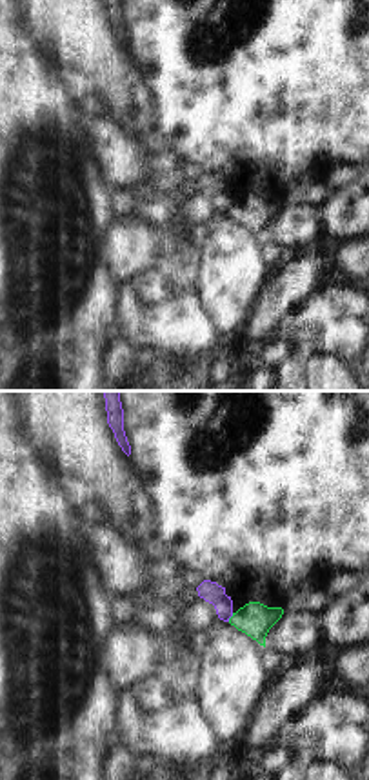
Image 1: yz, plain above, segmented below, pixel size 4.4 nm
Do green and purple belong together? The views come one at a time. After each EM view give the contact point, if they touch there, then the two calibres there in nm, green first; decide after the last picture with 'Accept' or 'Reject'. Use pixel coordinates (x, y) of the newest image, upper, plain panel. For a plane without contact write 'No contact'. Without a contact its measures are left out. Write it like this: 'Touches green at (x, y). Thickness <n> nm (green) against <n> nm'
Touches green at (231, 210). Thickness 150 nm (green) against 90 nm

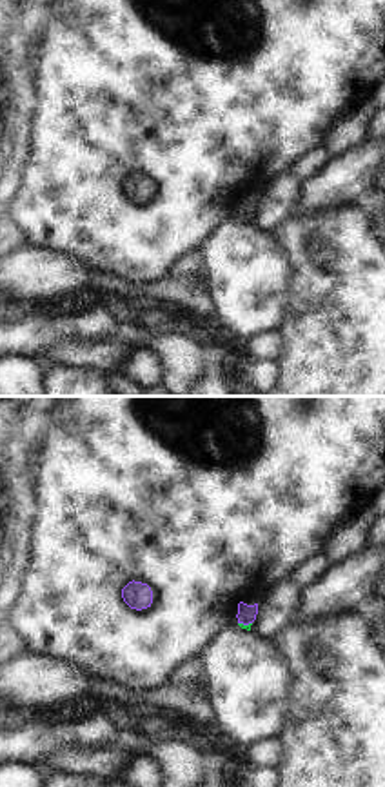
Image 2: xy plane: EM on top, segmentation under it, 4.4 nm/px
Touches green at (246, 219). Thickness 20 nm (green) against 80 nm

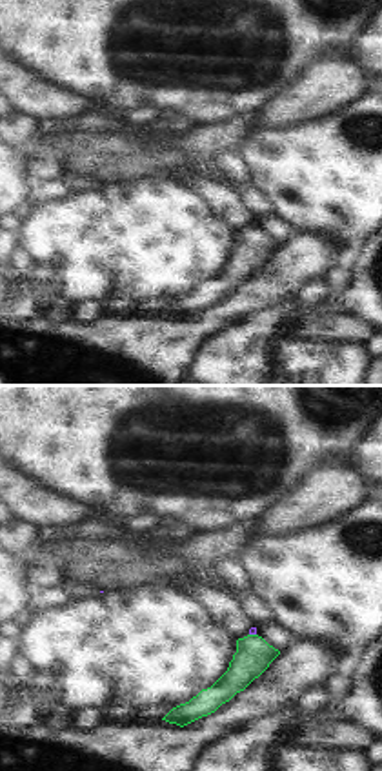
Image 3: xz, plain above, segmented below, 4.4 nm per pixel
Touches green at (253, 228). Thickness 160 nm (green) against 30 nm

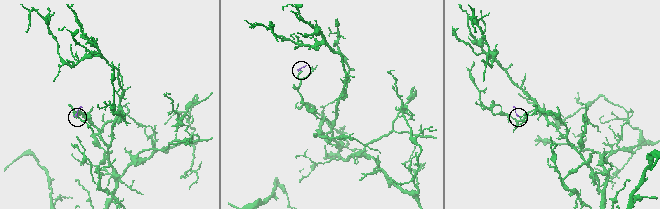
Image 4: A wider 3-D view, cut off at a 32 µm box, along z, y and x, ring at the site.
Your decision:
Reject

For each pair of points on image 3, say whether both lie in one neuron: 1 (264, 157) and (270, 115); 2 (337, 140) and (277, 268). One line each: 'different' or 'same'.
1: different
2: different

